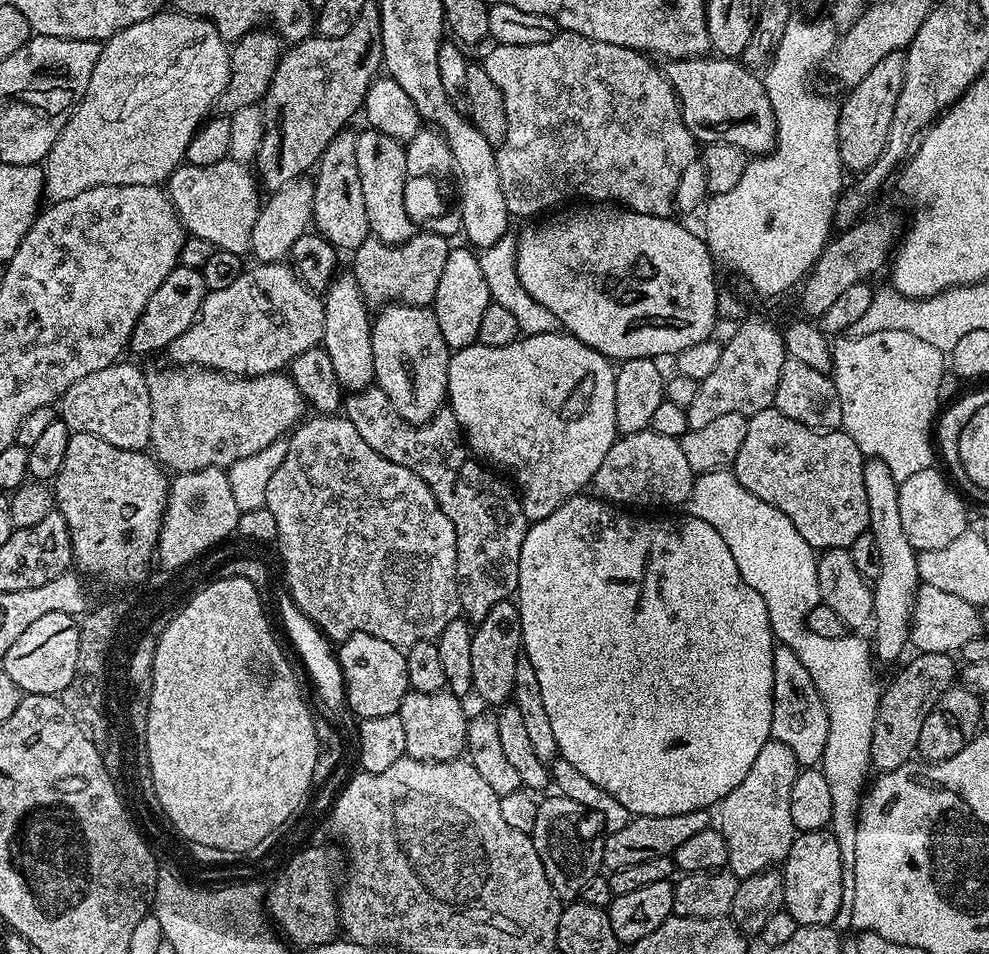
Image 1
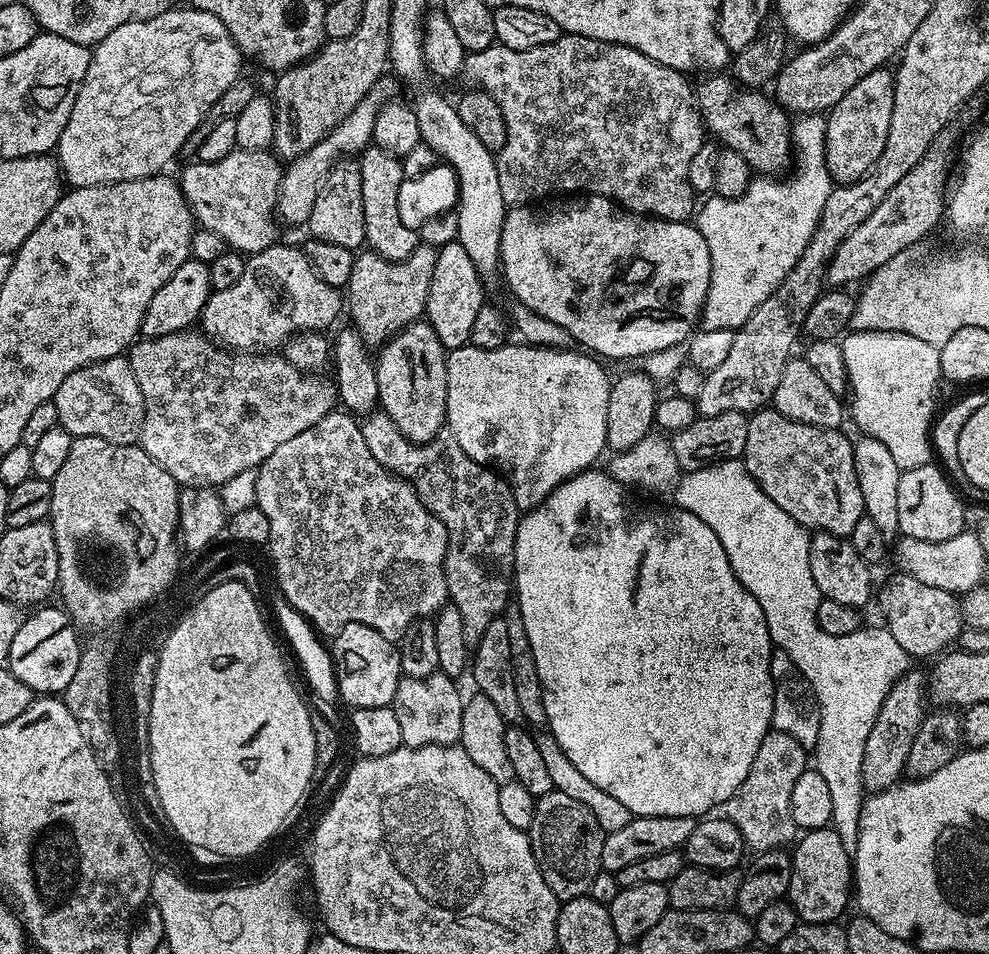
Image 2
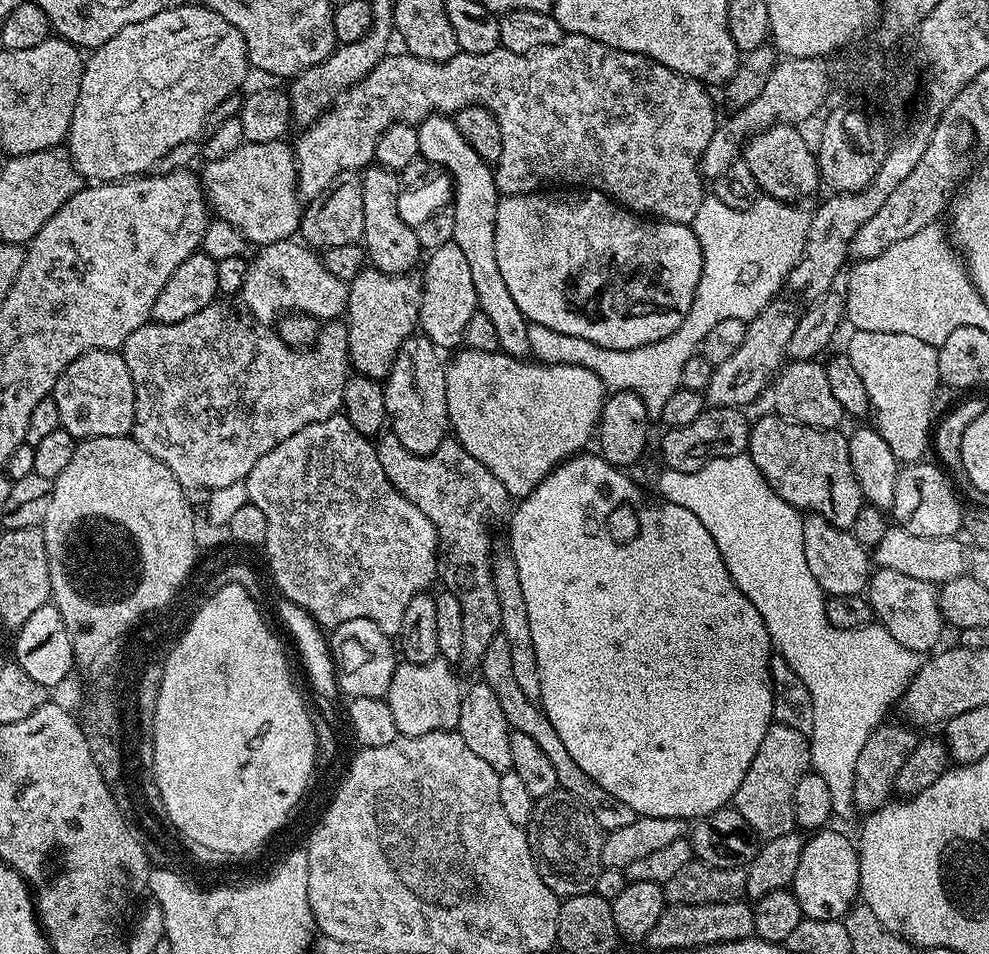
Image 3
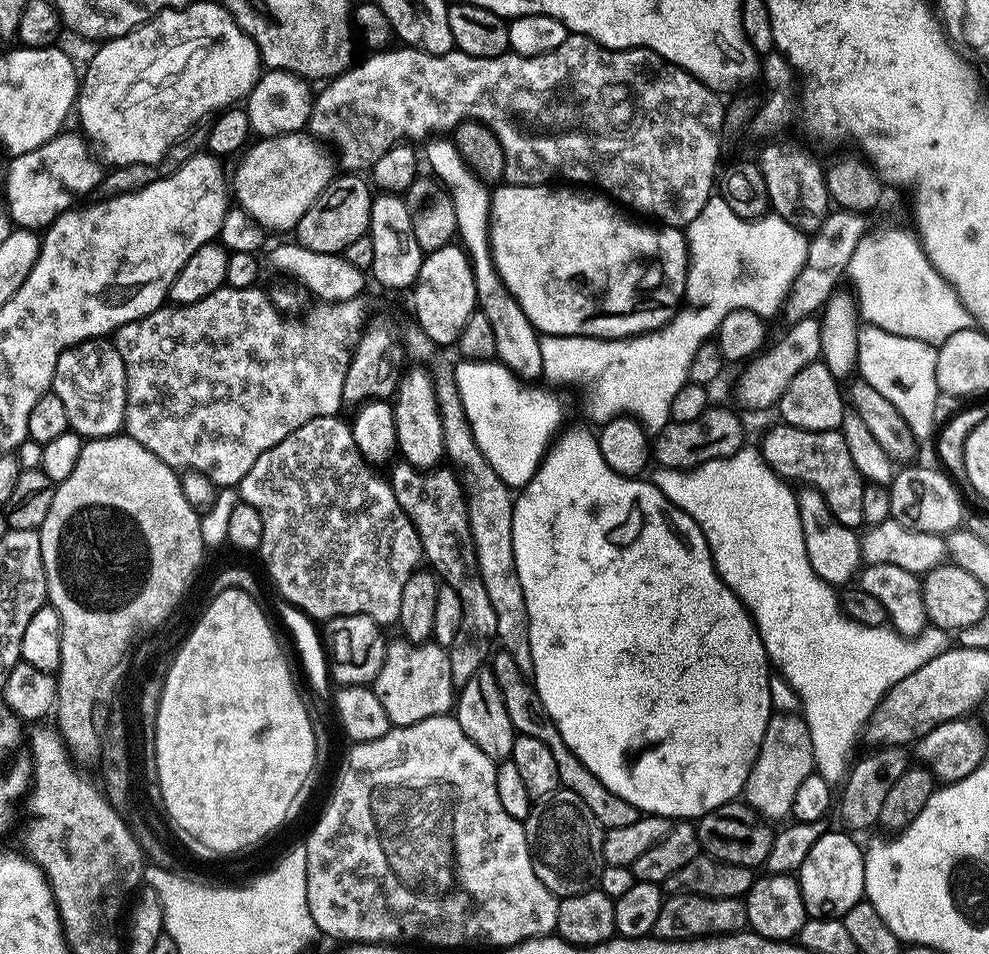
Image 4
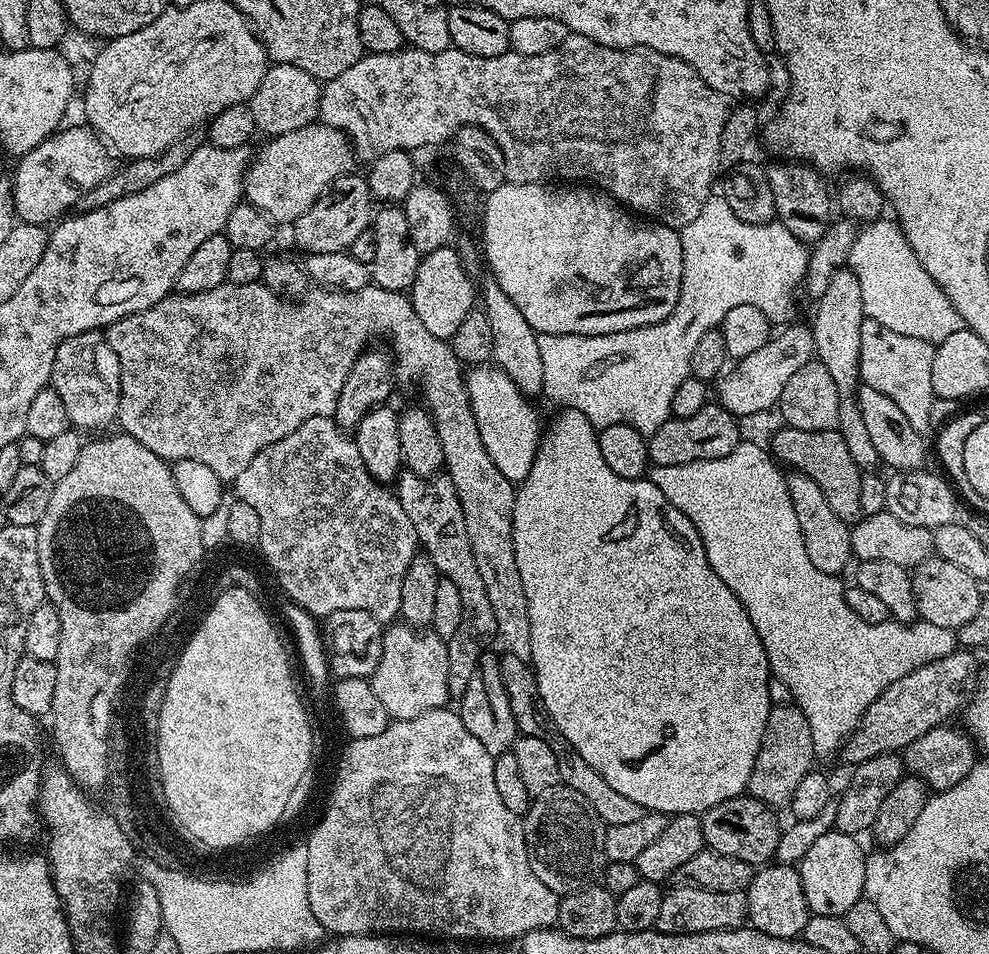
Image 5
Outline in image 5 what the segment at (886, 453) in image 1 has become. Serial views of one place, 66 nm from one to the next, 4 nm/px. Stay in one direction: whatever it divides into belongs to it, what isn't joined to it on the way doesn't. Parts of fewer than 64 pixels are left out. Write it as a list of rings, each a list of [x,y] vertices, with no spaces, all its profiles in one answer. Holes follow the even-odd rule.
[[[867,318],[861,324],[861,381],[874,386],[874,390],[882,390],[882,394],[886,394],[886,398],[891,398],[902,409],[902,414],[910,418],[910,426],[914,426],[914,430],[918,430],[921,434],[927,433],[928,423],[932,420],[933,351],[933,345],[923,341],[922,338],[906,338],[906,334],[894,334],[894,330],[886,330],[886,326]]]

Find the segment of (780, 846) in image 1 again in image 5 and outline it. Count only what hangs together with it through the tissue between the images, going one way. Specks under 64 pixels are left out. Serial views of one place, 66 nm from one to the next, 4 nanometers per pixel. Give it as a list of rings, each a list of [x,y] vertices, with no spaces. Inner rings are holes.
[[[789,702],[777,704],[770,710],[766,718],[766,730],[762,734],[762,746],[758,750],[758,758],[754,762],[754,770],[750,770],[750,782],[748,783],[747,795],[753,796],[756,800],[761,800],[773,810],[780,810],[780,807],[791,805],[794,798],[794,790],[802,783],[802,778],[806,778],[808,772],[813,771],[814,762],[818,757],[814,750],[814,738],[810,730],[810,722],[806,722],[806,714],[801,708],[797,708],[795,703]]]

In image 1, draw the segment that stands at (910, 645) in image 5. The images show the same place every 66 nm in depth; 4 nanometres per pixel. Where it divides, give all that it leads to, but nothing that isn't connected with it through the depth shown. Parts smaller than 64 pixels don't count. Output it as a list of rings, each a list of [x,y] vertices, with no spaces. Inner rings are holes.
[[[721,470],[719,472],[699,473],[692,481],[692,492],[688,495],[687,511],[693,516],[702,518],[709,526],[714,526],[718,534],[722,534],[722,542],[726,542],[734,562],[738,565],[738,574],[746,578],[746,586],[754,586],[758,594],[762,594],[762,602],[766,602],[766,614],[770,618],[772,635],[781,645],[789,647],[802,660],[806,670],[810,672],[821,695],[822,702],[826,706],[826,714],[829,715],[829,737],[826,739],[824,757],[822,759],[822,771],[826,782],[830,782],[830,802],[832,803],[832,822],[830,830],[838,842],[838,851],[842,853],[842,903],[838,905],[838,914],[834,914],[831,925],[837,932],[844,934],[852,928],[854,918],[854,902],[852,901],[852,883],[854,882],[854,854],[858,839],[858,814],[860,813],[860,801],[869,783],[870,742],[874,730],[874,718],[880,705],[881,685],[876,685],[876,672],[872,669],[873,657],[864,649],[864,644],[859,640],[859,635],[845,634],[833,642],[830,638],[818,638],[804,625],[804,620],[814,610],[814,606],[820,603],[820,591],[818,590],[818,556],[812,547],[794,530],[794,522],[782,514],[770,502],[762,502],[762,498],[754,498],[742,482],[738,482],[735,471]],[[836,648],[836,668],[832,668],[832,656],[828,651]]]

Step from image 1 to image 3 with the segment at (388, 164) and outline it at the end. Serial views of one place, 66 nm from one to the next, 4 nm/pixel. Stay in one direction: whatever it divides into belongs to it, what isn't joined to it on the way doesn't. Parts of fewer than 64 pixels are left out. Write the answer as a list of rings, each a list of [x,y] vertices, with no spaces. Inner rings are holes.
[[[369,166],[363,169],[362,190],[362,243],[366,260],[371,267],[388,274],[413,271],[421,263],[422,249],[415,227],[407,225],[398,214],[398,200],[402,191],[401,177],[388,168]]]

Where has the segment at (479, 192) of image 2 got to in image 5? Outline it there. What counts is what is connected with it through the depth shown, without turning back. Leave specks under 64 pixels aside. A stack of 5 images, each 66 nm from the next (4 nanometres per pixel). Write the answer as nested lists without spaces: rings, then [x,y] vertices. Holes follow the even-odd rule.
[[[488,278],[484,284],[484,304],[482,310],[490,321],[490,331],[494,334],[494,354],[492,360],[495,367],[500,368],[516,383],[517,388],[529,398],[541,395],[544,387],[542,378],[542,354],[538,354],[538,333],[529,326],[526,318],[522,318],[522,310],[510,302],[506,290],[498,286],[495,278]]]

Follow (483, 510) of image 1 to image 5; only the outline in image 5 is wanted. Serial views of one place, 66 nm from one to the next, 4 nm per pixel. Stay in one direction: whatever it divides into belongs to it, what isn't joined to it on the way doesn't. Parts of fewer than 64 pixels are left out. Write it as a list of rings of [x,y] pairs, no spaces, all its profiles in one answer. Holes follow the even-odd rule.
[[[407,470],[401,471],[394,481],[394,491],[397,498],[400,499],[402,510],[406,510],[410,522],[414,522],[419,547],[434,562],[441,577],[454,582],[458,595],[462,597],[462,623],[458,625],[458,630],[454,630],[456,636],[456,698],[459,698],[466,694],[466,686],[470,686],[470,678],[474,678],[474,674],[478,670],[478,662],[489,651],[488,643],[496,636],[494,610],[490,606],[490,598],[486,594],[486,582],[482,582],[482,574],[478,574],[478,562],[474,562],[474,550],[470,546],[470,534],[466,534],[466,518],[462,514],[462,502],[458,498],[454,482],[444,474],[437,474],[429,478]]]

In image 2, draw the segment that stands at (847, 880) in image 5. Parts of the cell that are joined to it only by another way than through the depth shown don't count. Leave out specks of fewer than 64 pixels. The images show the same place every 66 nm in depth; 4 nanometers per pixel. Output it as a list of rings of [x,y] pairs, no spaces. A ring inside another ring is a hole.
[[[831,826],[814,828],[805,831],[795,841],[790,853],[792,873],[786,899],[797,917],[806,924],[839,921],[839,916],[847,910],[848,904],[850,908],[850,897],[854,892],[854,860],[846,846],[842,846],[842,838],[838,838]]]

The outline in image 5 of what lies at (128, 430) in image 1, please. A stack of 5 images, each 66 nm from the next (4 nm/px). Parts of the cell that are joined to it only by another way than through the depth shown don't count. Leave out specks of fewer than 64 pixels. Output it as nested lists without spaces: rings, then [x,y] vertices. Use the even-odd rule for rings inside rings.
[[[86,331],[64,339],[55,351],[50,386],[61,395],[69,423],[80,430],[100,428],[119,417],[121,367],[103,333]]]

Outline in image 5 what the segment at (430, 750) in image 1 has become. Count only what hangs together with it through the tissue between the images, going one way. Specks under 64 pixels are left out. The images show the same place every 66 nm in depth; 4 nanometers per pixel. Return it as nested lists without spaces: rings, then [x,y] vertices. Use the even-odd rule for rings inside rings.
[[[392,622],[383,629],[382,658],[372,671],[370,683],[374,695],[382,706],[386,706],[386,714],[392,720],[418,718],[418,714],[426,714],[435,708],[443,708],[449,703],[450,695],[447,686],[447,650],[445,641],[431,630],[417,630],[411,624]]]

